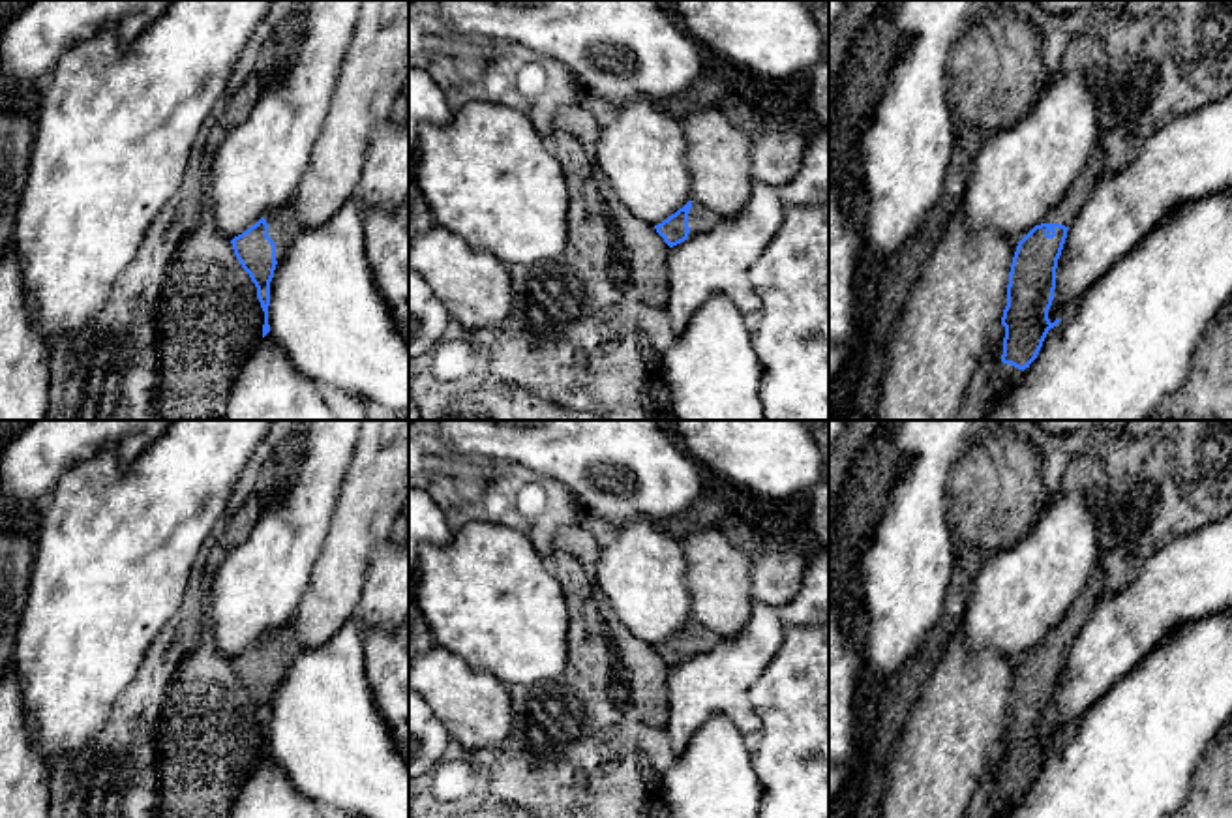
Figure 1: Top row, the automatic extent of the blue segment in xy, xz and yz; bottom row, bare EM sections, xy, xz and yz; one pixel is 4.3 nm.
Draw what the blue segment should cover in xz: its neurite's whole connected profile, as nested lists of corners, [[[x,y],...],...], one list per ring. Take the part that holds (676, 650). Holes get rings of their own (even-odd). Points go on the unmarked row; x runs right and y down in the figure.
[[[692,619],[668,640],[654,645],[654,649],[664,659],[664,662],[673,668],[686,659],[711,651],[718,642],[718,634]]]

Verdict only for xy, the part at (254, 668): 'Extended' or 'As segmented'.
Extended

